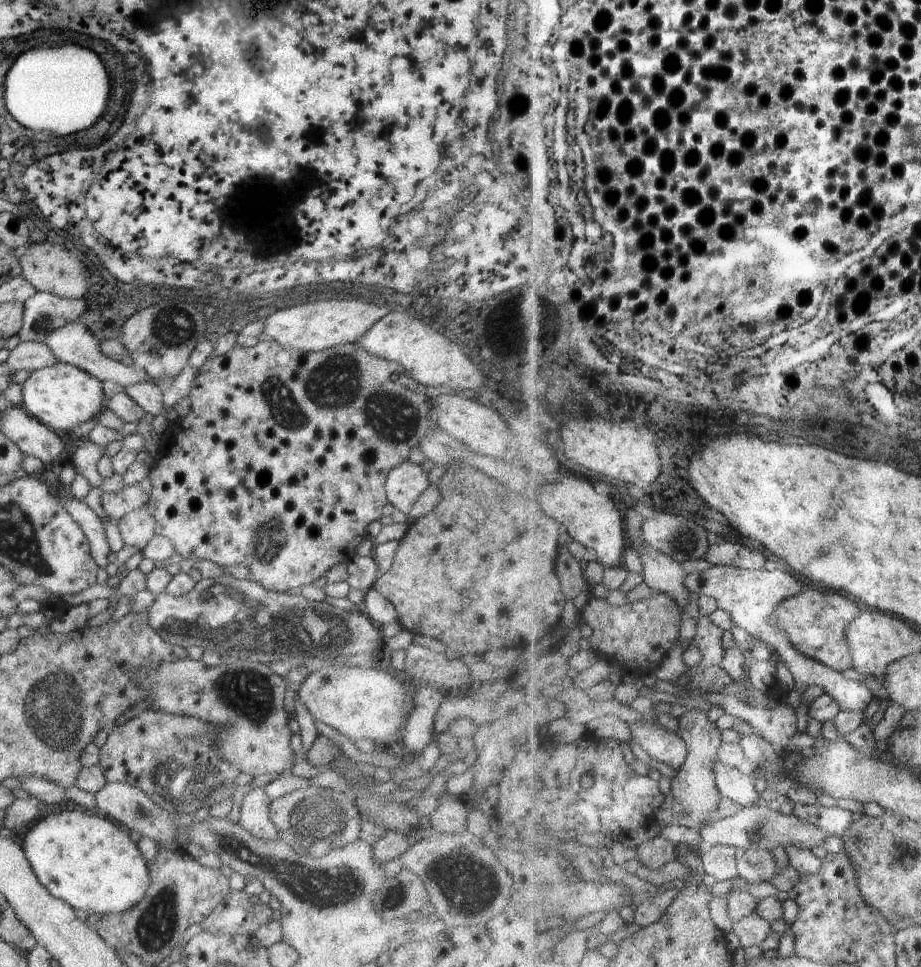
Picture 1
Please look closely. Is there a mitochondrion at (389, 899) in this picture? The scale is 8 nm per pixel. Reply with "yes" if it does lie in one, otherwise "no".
yes

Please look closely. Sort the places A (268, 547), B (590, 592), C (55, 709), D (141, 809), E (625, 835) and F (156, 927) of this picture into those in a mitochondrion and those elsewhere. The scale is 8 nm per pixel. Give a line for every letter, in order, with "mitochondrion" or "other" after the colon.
A: mitochondrion
B: other
C: mitochondrion
D: mitochondrion
E: other
F: mitochondrion

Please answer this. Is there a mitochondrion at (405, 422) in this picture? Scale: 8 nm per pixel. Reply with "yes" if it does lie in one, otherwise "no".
yes

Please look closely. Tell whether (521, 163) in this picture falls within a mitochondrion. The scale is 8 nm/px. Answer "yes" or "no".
no

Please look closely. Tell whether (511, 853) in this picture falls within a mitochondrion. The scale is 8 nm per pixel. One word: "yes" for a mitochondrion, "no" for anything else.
no

